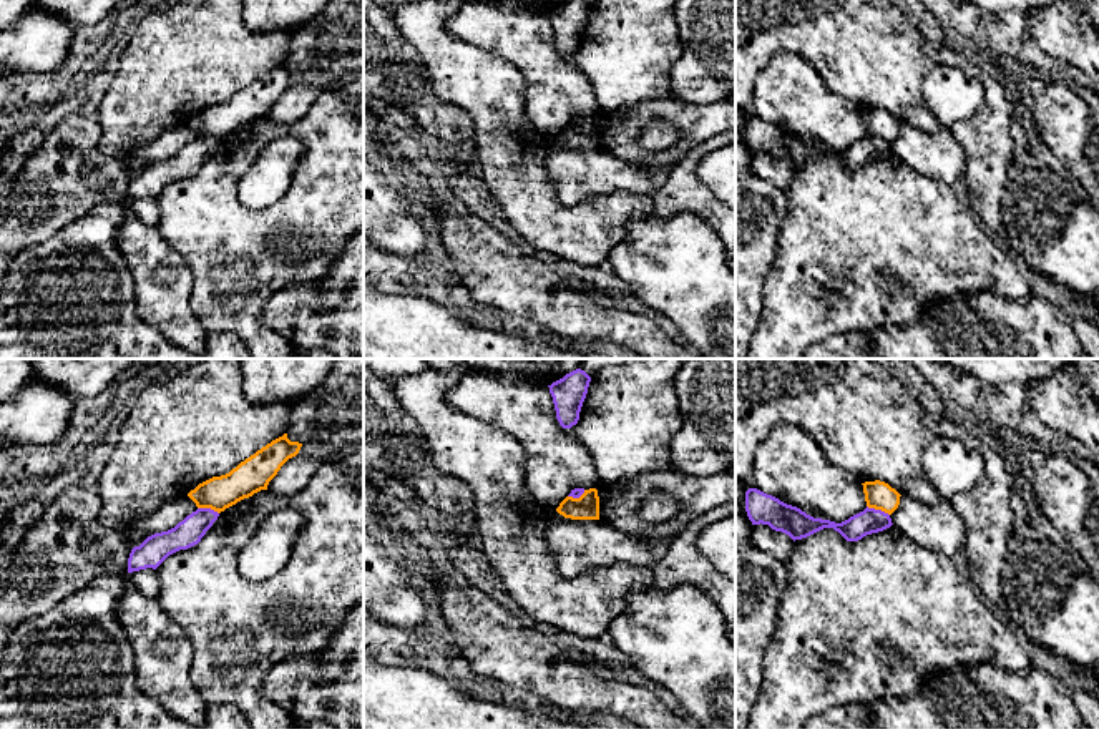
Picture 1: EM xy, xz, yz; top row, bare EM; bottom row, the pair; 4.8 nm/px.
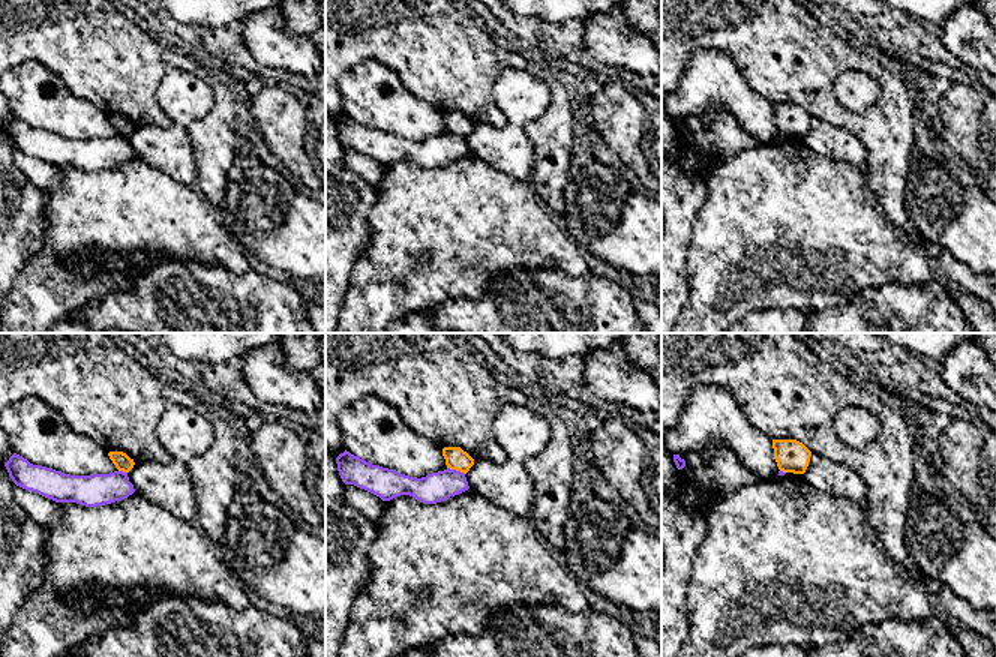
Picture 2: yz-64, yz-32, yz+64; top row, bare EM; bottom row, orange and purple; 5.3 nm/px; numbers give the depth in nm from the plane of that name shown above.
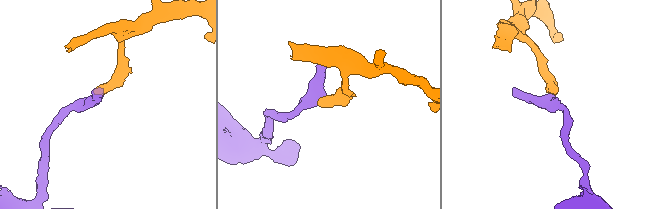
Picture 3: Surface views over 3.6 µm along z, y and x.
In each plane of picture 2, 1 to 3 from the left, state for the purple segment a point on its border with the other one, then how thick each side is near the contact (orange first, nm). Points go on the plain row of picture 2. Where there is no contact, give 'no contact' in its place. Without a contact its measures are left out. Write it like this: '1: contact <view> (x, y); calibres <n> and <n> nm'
1: contact yz-64 (123, 135); calibres 90 and 180 nm
2: contact yz-32 (456, 134); calibres 120 and 160 nm
3: contact yz+64 (783, 135); calibres 180 and 30 nm

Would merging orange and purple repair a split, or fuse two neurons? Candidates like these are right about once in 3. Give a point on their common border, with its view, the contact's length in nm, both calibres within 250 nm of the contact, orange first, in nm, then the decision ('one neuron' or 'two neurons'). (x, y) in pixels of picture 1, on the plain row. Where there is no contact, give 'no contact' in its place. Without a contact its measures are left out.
yz (879, 136) | 120 nm | 140/120 nm | two neurons

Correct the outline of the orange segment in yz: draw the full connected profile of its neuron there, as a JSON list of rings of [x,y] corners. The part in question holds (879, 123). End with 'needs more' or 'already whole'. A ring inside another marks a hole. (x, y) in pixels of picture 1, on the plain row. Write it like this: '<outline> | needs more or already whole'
[[[875,108],[862,113],[868,136],[882,138],[888,143],[898,136],[901,123],[888,111]]] | already whole

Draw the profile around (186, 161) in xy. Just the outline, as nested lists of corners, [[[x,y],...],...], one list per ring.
[[[198,136],[174,156],[148,164],[131,178],[128,201],[156,198],[169,183],[198,173],[217,144],[219,141],[211,136]]]

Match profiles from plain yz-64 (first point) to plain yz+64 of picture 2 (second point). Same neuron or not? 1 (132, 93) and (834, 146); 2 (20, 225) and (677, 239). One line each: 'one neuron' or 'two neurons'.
1: two neurons
2: one neuron

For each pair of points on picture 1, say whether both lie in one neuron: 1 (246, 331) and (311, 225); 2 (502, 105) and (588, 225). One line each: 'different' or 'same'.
1: same
2: same

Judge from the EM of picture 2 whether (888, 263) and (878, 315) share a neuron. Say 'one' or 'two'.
two

